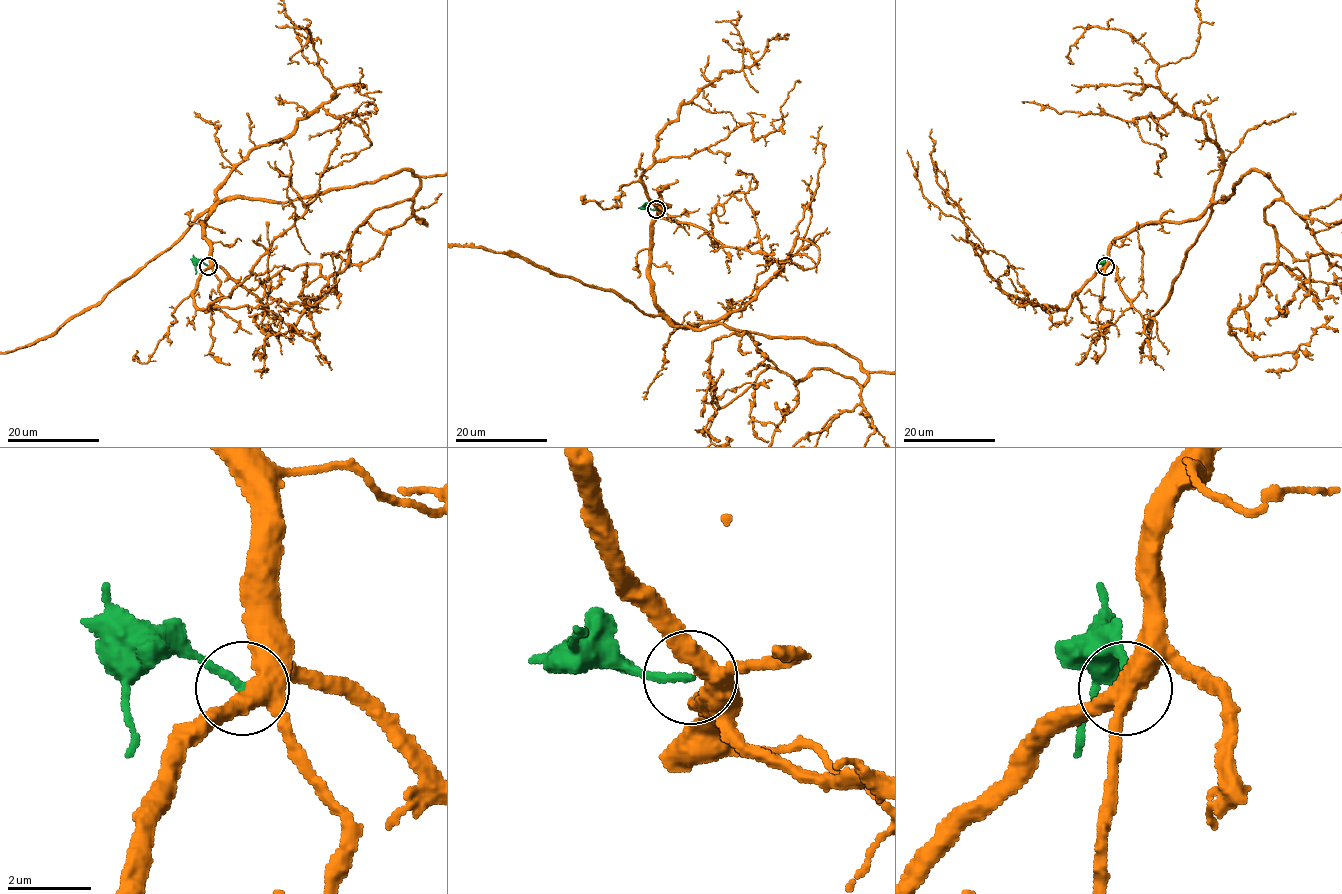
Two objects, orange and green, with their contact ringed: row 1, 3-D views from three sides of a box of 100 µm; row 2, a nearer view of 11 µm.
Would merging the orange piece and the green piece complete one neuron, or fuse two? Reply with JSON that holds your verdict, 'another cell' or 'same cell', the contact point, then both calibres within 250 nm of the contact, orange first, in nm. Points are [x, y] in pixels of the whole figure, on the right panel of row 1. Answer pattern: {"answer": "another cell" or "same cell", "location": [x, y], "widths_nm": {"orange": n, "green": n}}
{"answer": "another cell", "location": [1105, 266], "widths_nm": {"orange": 420, "green": 190}}

